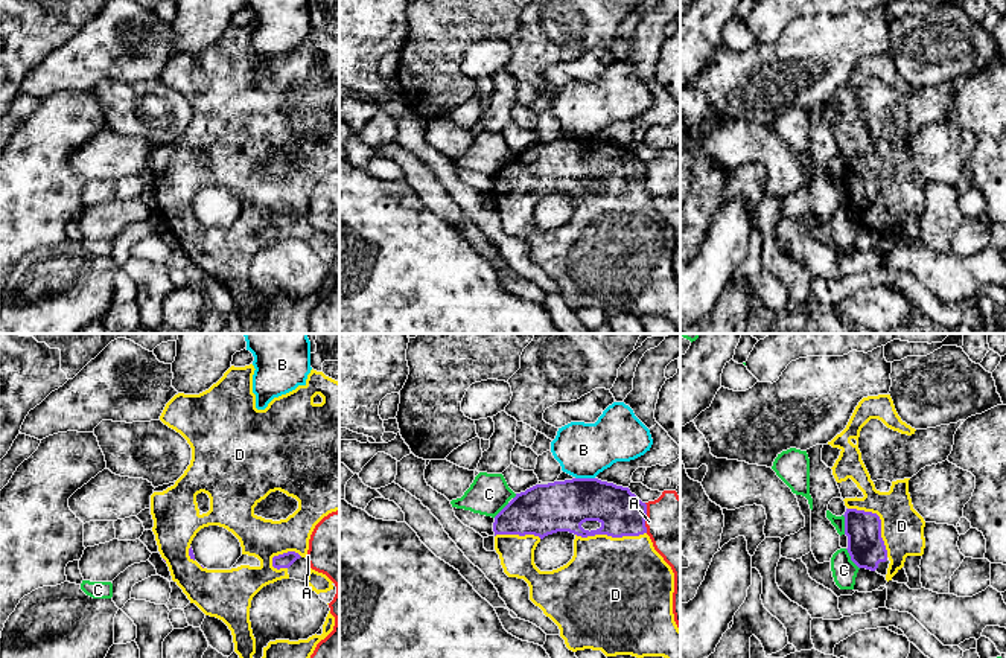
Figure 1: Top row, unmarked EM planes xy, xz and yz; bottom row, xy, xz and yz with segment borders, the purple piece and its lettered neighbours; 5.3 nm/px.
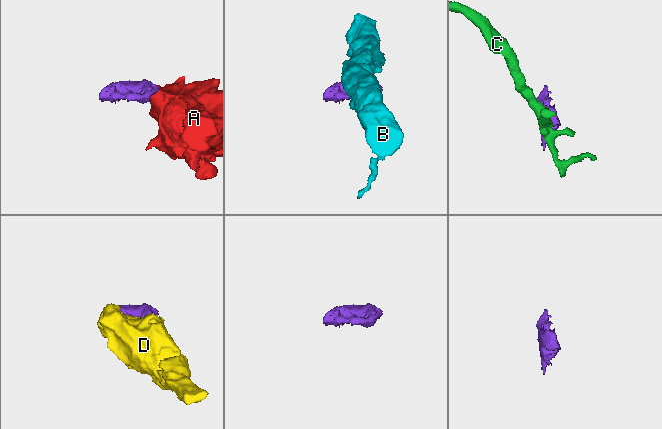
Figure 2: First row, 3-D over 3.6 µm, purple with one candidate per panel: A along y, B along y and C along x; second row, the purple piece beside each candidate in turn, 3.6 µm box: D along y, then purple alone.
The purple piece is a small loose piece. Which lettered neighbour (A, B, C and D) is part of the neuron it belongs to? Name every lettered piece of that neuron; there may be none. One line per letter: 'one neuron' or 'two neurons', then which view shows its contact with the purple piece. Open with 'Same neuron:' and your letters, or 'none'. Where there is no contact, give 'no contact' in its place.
Same neuron: D
A: two neurons | xz
B: two neurons | xz
C: two neurons | yz
D: one neuron | yz

